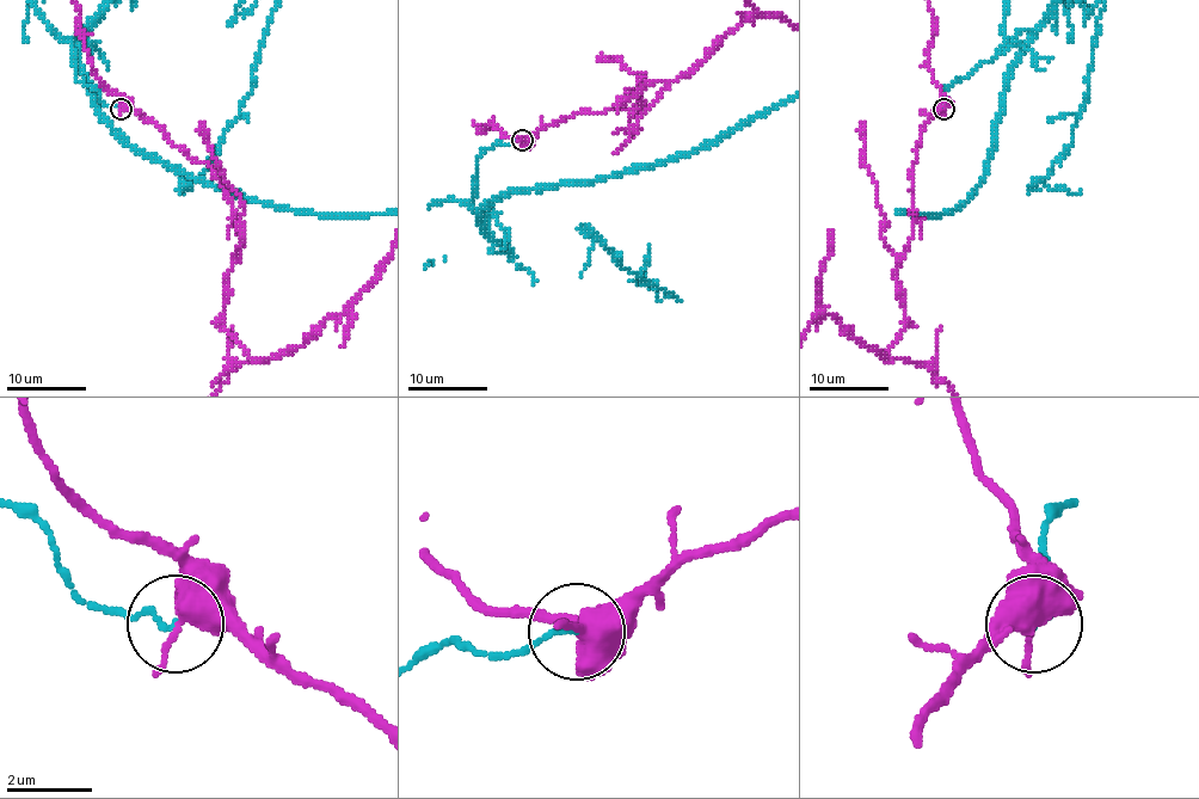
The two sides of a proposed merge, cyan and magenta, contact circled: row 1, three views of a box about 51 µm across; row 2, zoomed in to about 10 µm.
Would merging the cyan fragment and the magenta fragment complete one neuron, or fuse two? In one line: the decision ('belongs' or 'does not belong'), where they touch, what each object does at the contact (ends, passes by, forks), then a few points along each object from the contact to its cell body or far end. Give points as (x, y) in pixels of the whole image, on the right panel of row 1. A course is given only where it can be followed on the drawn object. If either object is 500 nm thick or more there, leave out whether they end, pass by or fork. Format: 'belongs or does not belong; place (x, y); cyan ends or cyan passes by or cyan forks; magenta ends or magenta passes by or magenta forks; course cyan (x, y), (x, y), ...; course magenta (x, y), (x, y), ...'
belongs; place (944, 109)

